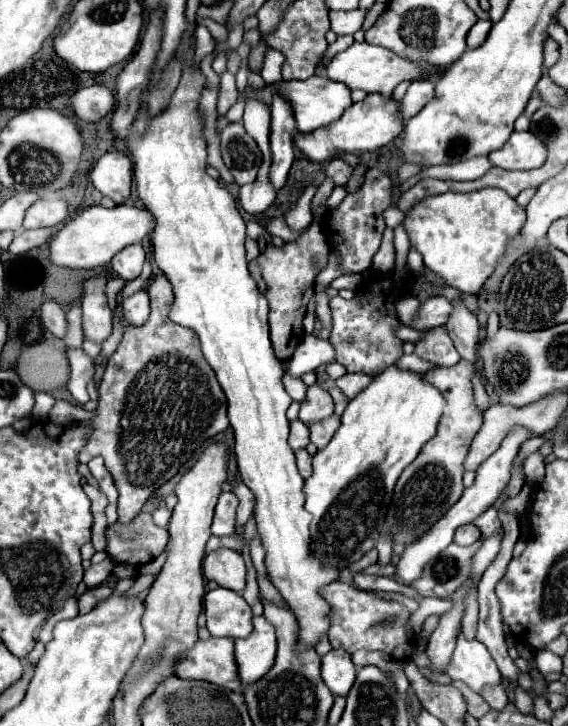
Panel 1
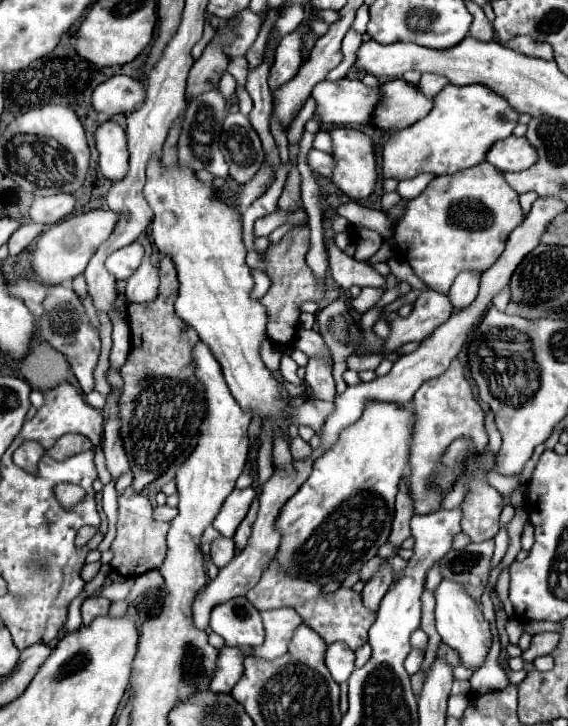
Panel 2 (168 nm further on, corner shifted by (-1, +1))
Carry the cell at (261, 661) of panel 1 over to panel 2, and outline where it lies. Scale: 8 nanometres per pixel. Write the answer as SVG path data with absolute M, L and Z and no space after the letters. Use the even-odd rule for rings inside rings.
M281 607L281 609L263 611L261 619L263 619L267 637L261 647L253 649L253 655L261 659L277 659L285 655L295 629L303 623L301 615L291 607Z

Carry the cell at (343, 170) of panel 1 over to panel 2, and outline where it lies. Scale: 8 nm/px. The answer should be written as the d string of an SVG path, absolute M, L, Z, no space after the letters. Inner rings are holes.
M309 149L307 153L307 163L311 167L311 171L323 175L323 177L331 177L331 169L333 169L333 159L329 153L319 151L319 149Z

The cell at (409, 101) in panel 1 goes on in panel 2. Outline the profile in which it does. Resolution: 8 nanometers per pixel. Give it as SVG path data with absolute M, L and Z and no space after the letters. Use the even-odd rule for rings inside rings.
M423 73L421 81L419 81L419 87L425 95L433 97L437 95L445 85L449 85L449 79L443 77L443 75L437 75L437 73Z

